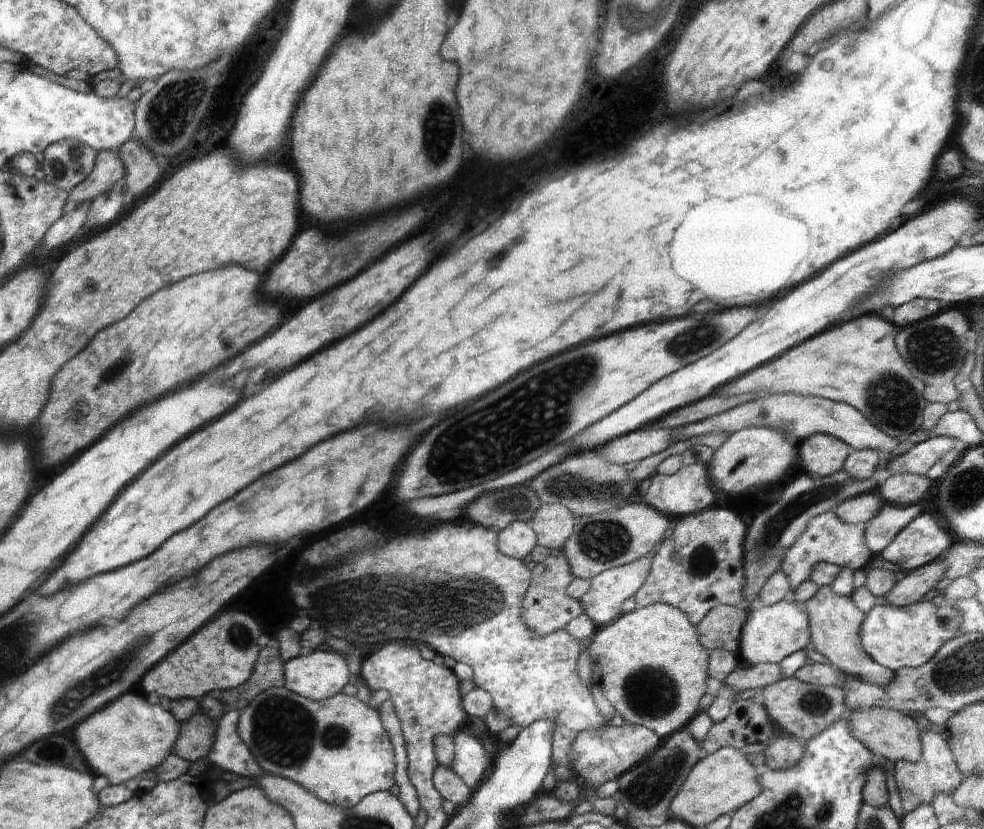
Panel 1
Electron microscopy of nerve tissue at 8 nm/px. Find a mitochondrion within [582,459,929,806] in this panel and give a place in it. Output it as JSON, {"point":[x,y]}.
{"point":[773,531]}

